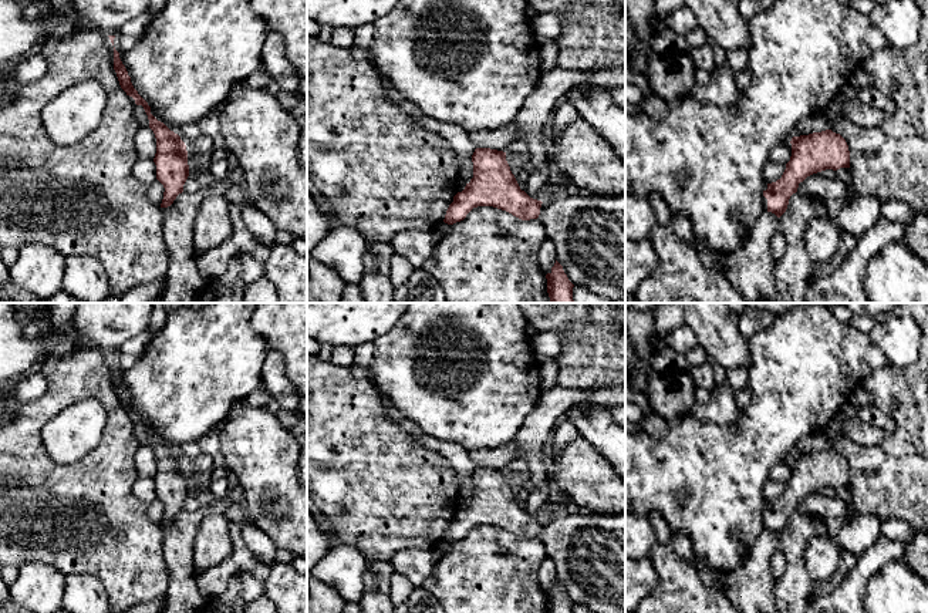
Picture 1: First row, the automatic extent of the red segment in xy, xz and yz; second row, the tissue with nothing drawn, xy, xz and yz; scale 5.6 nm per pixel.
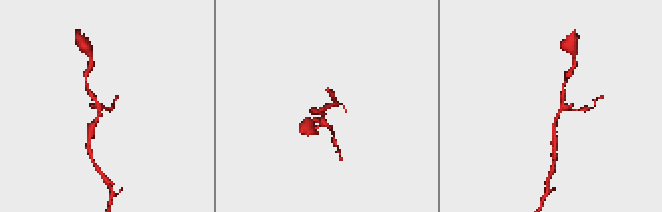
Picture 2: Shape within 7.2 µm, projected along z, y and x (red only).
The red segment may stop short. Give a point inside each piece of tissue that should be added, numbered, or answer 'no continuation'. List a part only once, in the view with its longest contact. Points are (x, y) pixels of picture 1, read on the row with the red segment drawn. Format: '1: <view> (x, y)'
no continuation

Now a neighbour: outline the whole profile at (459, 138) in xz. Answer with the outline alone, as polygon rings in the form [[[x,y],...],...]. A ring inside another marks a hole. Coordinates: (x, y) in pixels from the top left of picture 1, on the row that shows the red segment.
[[[382,74],[382,81],[385,85],[387,97],[396,104],[404,112],[415,119],[415,122],[426,129],[439,134],[443,137],[456,152],[458,168],[462,166],[466,161],[472,159],[472,155],[476,149],[470,139],[470,132],[458,127],[445,122],[439,122],[416,108],[415,104],[408,101]]]

